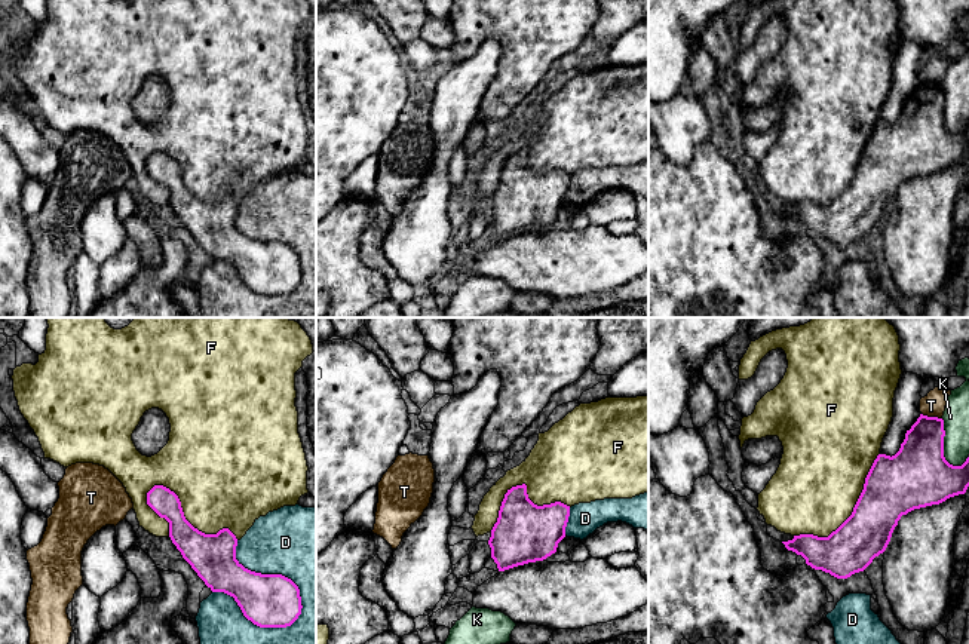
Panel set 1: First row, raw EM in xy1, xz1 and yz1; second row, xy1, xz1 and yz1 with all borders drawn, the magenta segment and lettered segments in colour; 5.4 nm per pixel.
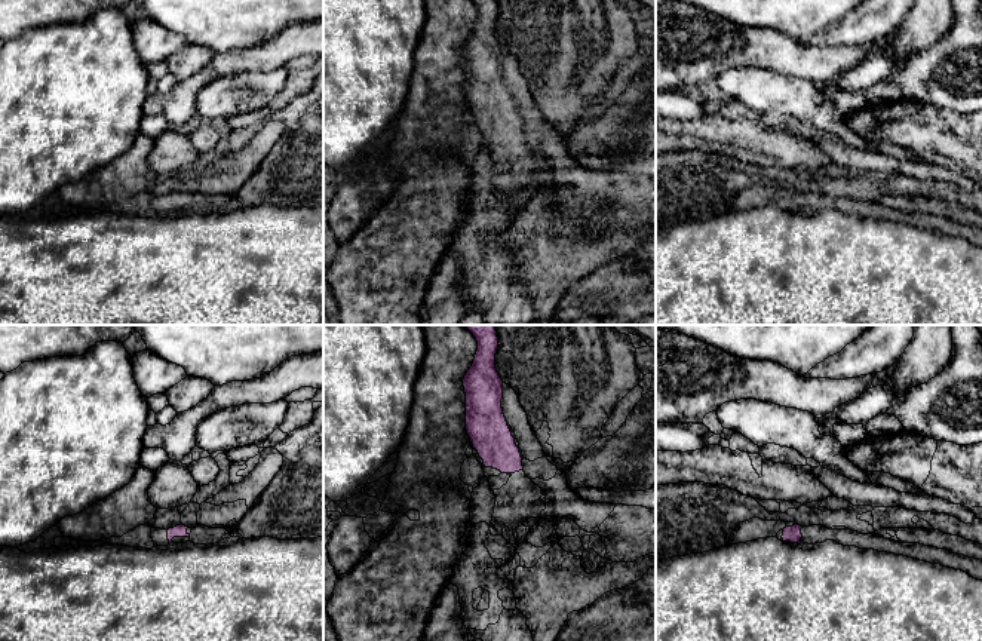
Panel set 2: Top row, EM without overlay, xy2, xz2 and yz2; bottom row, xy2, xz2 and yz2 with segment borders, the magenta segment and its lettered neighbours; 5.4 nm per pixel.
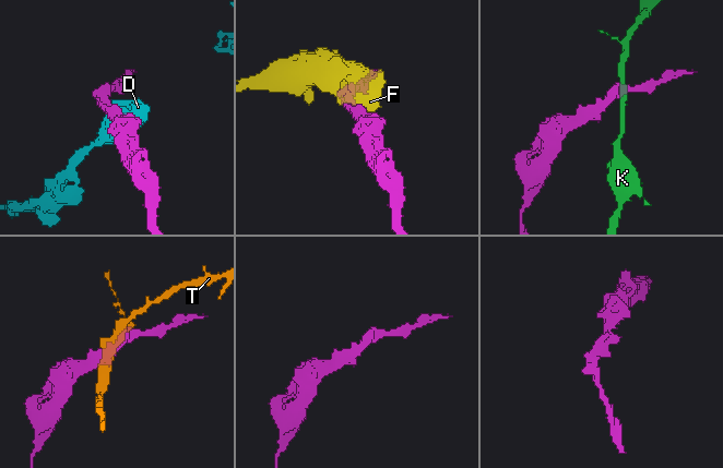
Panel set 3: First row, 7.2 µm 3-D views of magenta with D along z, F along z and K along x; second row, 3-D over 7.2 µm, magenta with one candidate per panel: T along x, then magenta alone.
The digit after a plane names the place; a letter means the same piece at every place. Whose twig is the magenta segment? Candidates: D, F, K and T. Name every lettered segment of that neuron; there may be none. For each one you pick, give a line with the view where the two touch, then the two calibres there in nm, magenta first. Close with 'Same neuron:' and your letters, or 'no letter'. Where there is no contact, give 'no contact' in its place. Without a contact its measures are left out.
Same neuron: no letter

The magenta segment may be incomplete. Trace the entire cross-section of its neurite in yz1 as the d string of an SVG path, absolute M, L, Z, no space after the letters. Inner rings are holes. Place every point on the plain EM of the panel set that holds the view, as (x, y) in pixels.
M920 82L911 96L907 98L905 107L895 123L877 123L852 183L835 199L828 205L794 203L792 208L782 209L785 215L801 223L812 236L830 240L837 246L847 246L864 239L876 224L886 218L902 183L966 160L969 154L969 125L962 134L950 132L944 125L944 104L942 86Z

